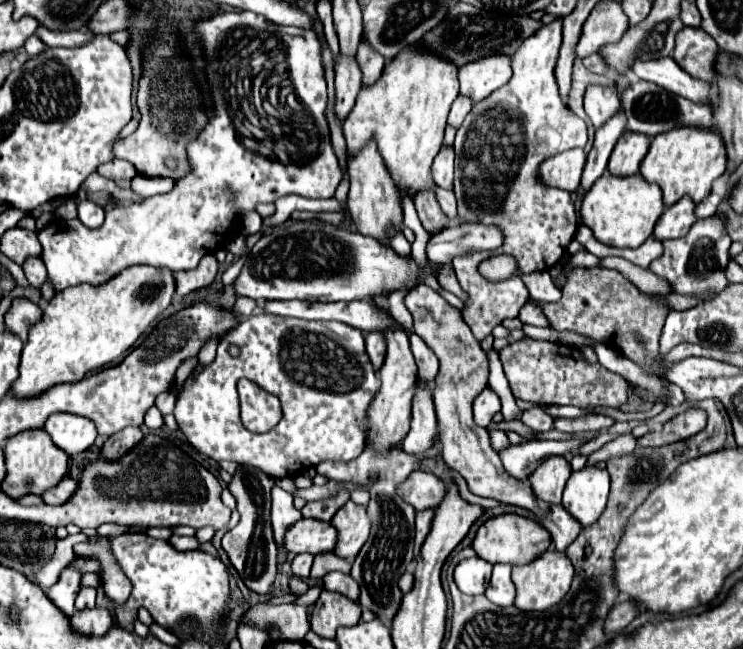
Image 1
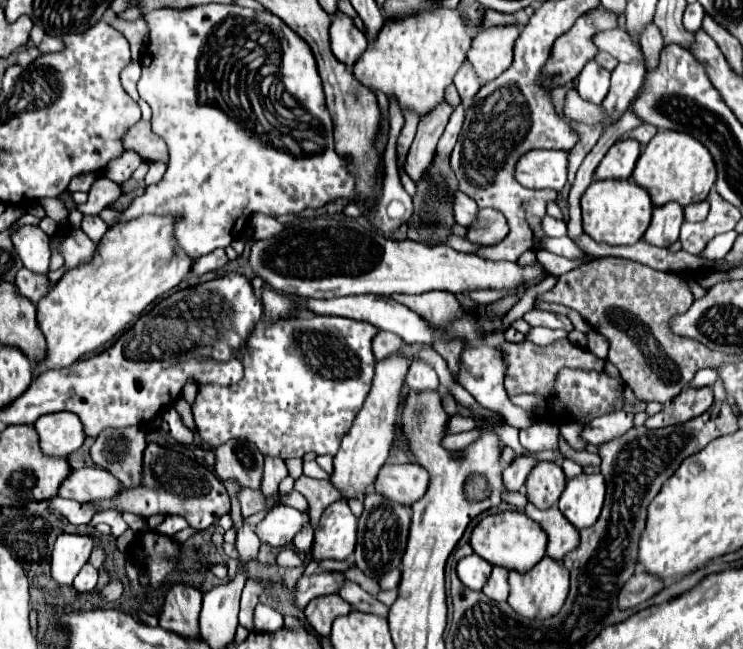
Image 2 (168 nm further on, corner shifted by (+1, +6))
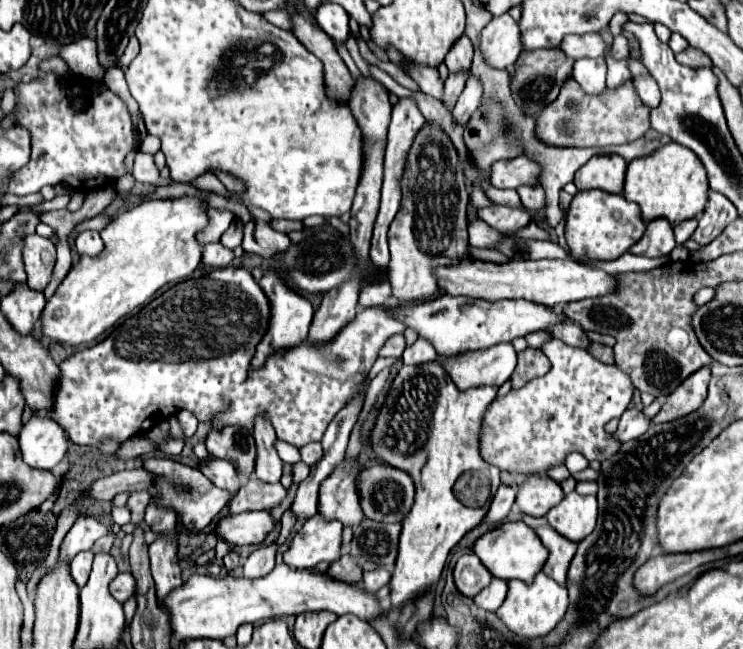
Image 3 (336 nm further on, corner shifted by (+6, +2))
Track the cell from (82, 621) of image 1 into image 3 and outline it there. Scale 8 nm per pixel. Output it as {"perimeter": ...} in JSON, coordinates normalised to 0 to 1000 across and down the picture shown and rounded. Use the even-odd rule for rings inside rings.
{"perimeter":[[[167,880],[167,883],[159,883],[156,892],[148,898],[148,914],[162,926],[167,929],[170,923],[175,923],[183,911],[183,895],[178,889],[175,880]]]}

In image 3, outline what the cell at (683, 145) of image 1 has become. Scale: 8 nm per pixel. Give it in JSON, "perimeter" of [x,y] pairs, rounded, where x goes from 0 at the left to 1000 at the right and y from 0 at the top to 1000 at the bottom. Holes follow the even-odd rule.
{"perimeter":[[[899,220],[886,233],[880,233],[878,239],[845,251],[840,307],[861,319],[861,331],[867,344],[894,334],[904,344],[904,350],[910,350],[913,344],[939,334],[948,325],[953,291],[956,288],[948,270],[948,257],[942,257],[937,239],[931,239],[931,233],[926,233],[913,220]]]}

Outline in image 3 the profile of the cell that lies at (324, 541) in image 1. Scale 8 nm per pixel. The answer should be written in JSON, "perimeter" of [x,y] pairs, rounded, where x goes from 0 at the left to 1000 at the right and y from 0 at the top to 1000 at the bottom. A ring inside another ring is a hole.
{"perimeter":[[[331,787],[320,794],[304,794],[293,803],[288,821],[293,831],[312,843],[347,840],[366,818],[369,803],[361,787]]]}

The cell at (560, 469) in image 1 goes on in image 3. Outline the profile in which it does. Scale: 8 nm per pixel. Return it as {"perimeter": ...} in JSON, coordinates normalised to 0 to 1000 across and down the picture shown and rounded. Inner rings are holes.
{"perimeter":[[[711,732],[697,753],[694,778],[705,794],[732,797],[743,781],[754,775],[754,769],[759,769],[759,757],[746,738],[738,732]]]}

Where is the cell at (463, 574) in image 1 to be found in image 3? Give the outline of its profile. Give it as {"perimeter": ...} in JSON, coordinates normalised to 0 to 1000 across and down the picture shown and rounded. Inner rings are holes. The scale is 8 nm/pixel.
{"perimeter":[[[638,852],[622,855],[616,861],[611,874],[611,898],[624,920],[643,917],[651,904],[659,901],[659,895],[662,895],[662,886]]]}

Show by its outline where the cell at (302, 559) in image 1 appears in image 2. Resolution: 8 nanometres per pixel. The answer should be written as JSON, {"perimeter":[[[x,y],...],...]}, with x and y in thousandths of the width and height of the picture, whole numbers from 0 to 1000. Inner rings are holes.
{"perimeter":[[[410,812],[410,818],[402,818],[400,827],[394,831],[394,840],[397,840],[397,849],[402,855],[416,852],[419,843],[421,843],[421,818],[419,818],[419,812]]]}

